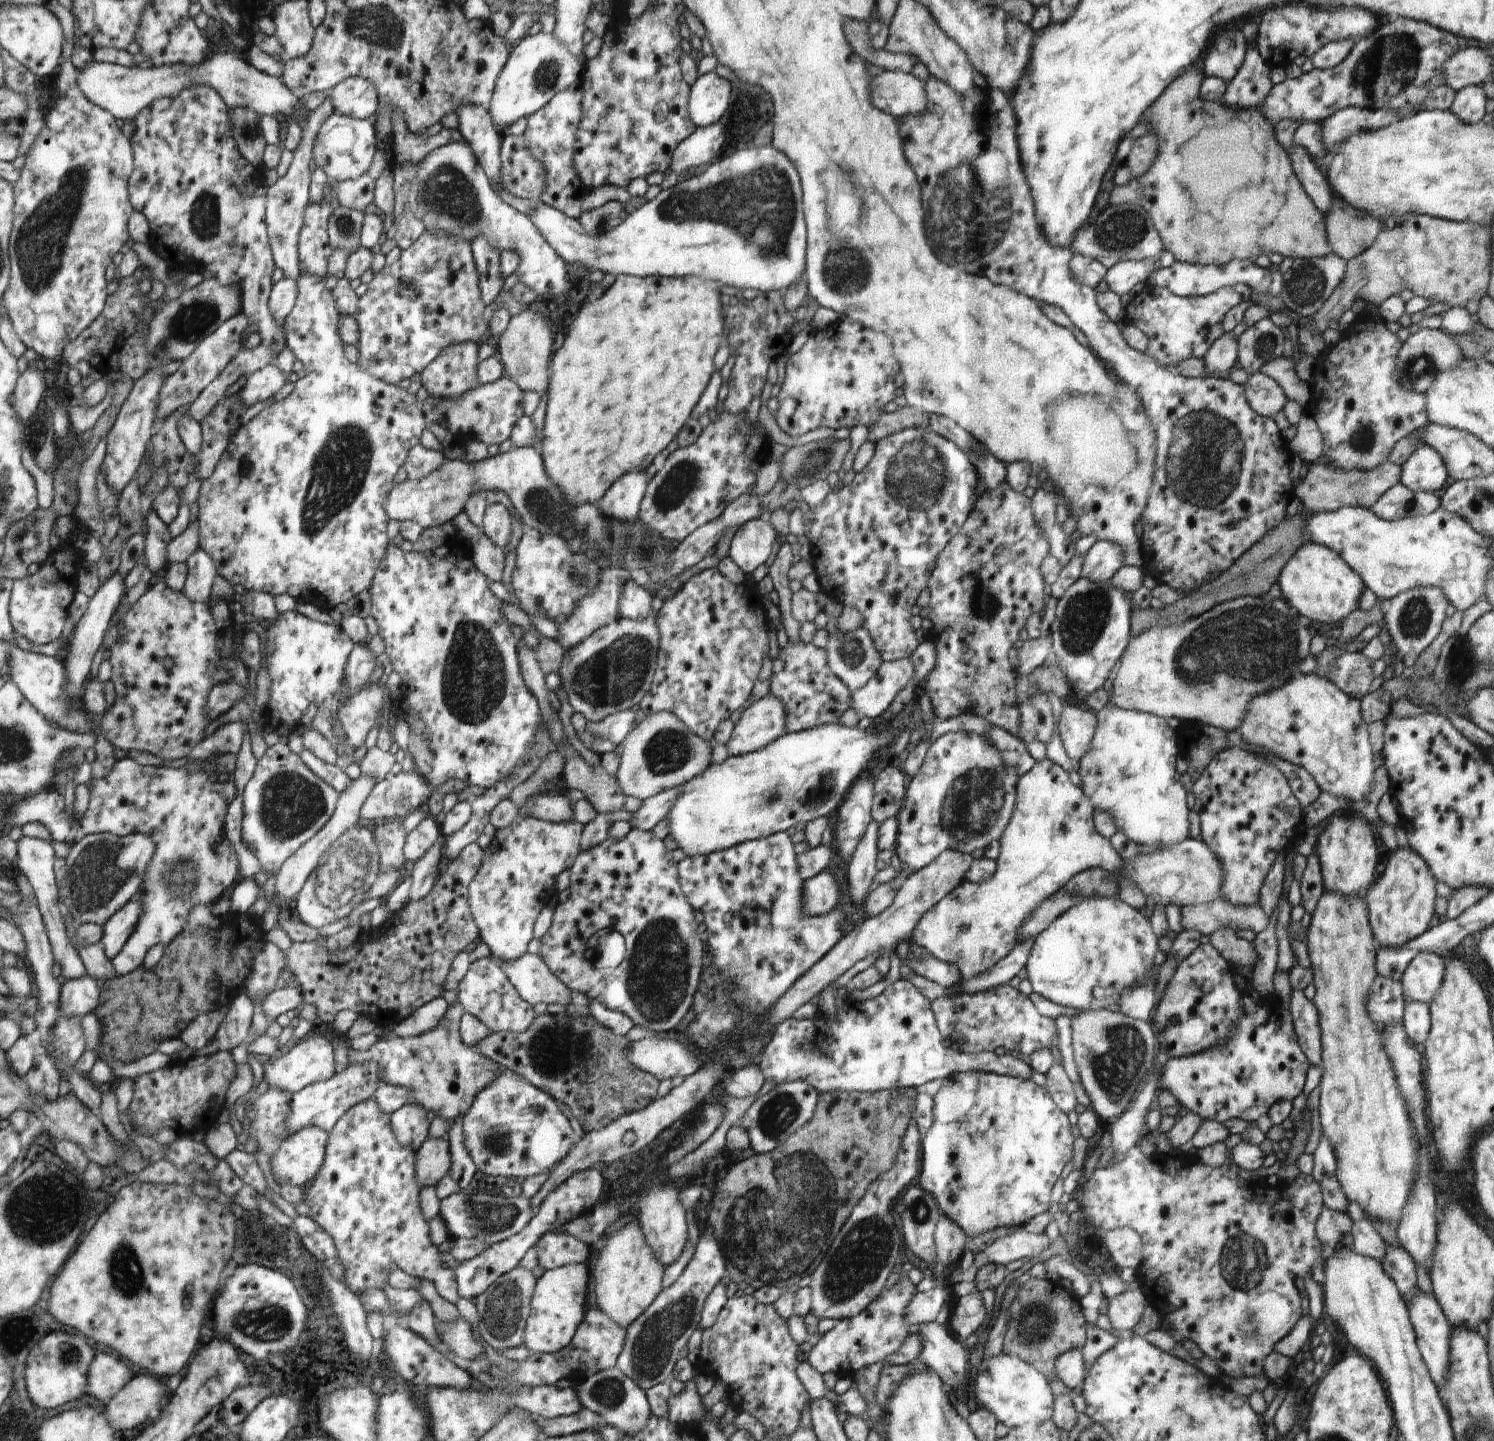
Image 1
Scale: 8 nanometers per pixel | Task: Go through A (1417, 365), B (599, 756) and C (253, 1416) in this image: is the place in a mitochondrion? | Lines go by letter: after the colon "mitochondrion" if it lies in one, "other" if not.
A: mitochondrion
B: other
C: other

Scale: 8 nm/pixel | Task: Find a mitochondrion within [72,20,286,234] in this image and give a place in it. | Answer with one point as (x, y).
(247, 126)

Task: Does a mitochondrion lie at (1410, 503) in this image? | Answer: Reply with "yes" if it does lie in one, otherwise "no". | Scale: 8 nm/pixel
yes

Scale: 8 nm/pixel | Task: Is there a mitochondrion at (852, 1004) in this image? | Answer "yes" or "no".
no

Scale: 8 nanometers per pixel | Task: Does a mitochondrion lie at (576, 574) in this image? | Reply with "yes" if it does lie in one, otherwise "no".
yes

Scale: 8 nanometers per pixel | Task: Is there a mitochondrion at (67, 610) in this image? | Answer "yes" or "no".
no

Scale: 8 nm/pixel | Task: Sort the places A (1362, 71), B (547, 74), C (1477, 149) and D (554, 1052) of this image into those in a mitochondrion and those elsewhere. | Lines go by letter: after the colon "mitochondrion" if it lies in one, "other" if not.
A: mitochondrion
B: mitochondrion
C: other
D: mitochondrion

